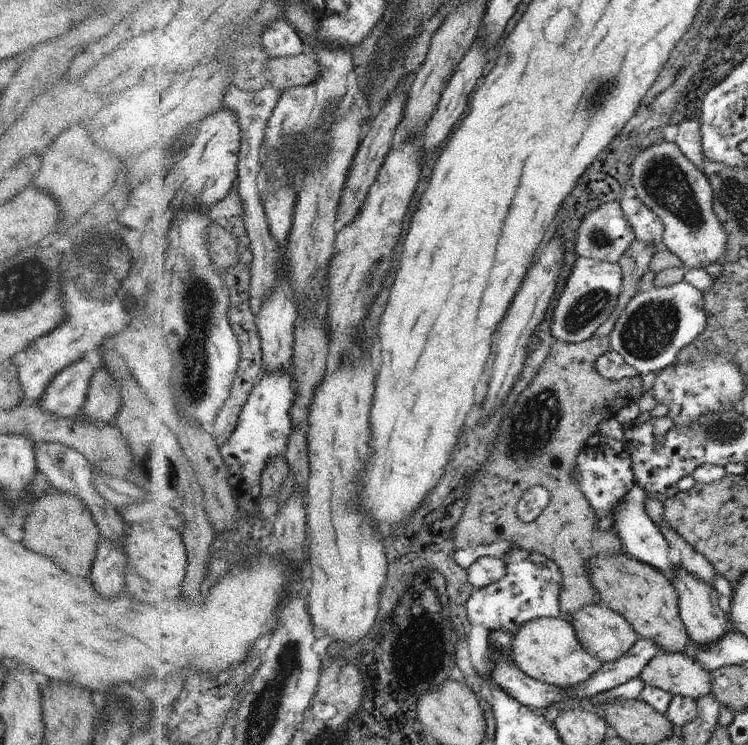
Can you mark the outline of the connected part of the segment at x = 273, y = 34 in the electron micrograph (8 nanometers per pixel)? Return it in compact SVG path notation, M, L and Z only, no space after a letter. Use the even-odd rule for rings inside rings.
M282 18L274 22L261 39L265 50L271 56L298 56L306 52L305 41L293 23Z

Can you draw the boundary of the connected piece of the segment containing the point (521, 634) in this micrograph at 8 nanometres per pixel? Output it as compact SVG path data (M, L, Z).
M539 617L525 623L515 634L511 656L528 677L562 689L584 684L603 666L602 661L581 646L572 624L561 617Z

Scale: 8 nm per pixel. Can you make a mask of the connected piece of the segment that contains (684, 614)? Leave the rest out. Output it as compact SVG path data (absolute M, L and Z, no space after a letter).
M678 564L674 580L672 580L677 592L680 594L681 620L688 630L691 643L696 647L708 647L712 643L719 642L729 632L727 615L720 609L717 590L712 585L704 584L693 574Z

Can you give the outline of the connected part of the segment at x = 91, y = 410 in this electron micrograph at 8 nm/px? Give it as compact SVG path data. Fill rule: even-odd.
M102 367L92 375L88 398L82 408L81 416L95 423L108 424L120 412L122 403L119 387L109 378L107 370Z

